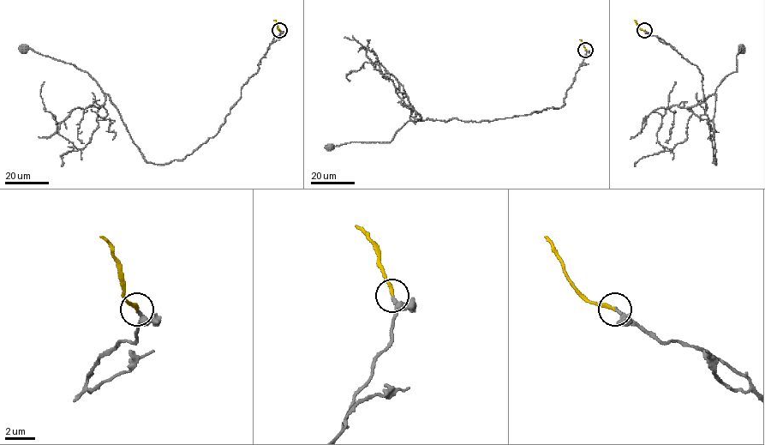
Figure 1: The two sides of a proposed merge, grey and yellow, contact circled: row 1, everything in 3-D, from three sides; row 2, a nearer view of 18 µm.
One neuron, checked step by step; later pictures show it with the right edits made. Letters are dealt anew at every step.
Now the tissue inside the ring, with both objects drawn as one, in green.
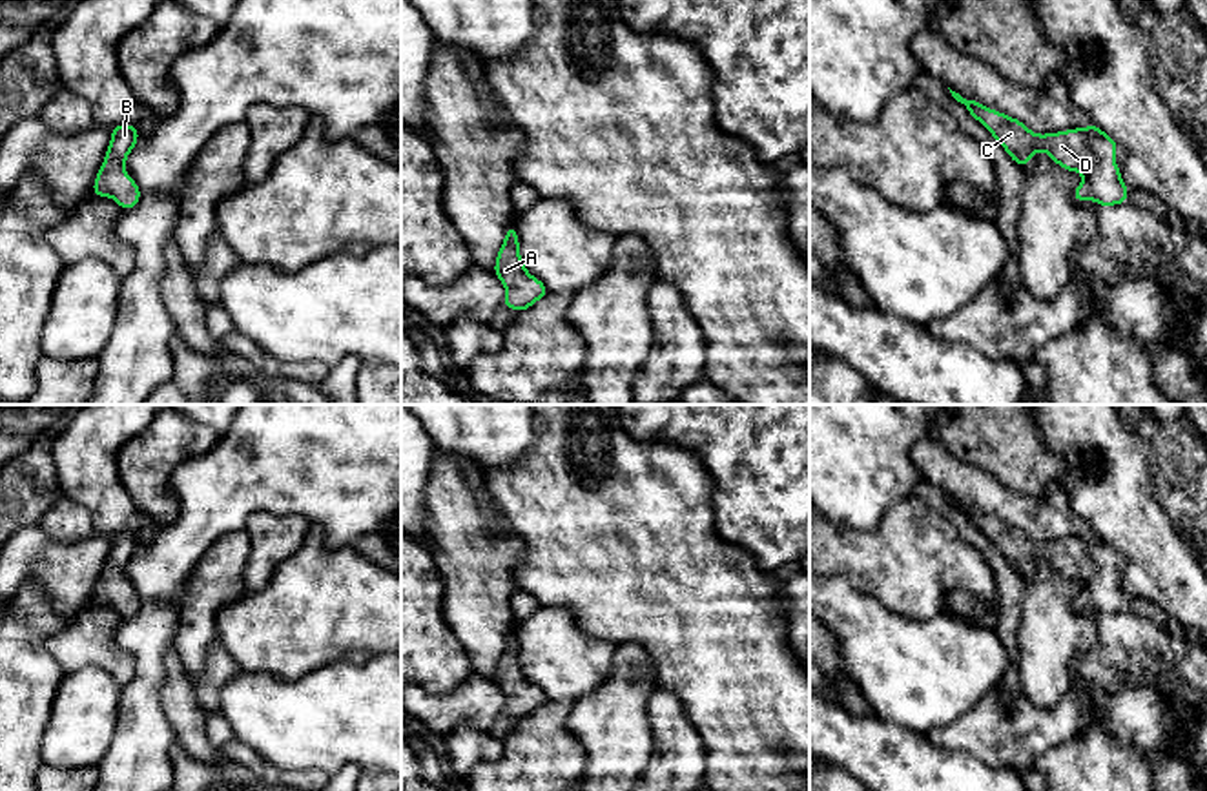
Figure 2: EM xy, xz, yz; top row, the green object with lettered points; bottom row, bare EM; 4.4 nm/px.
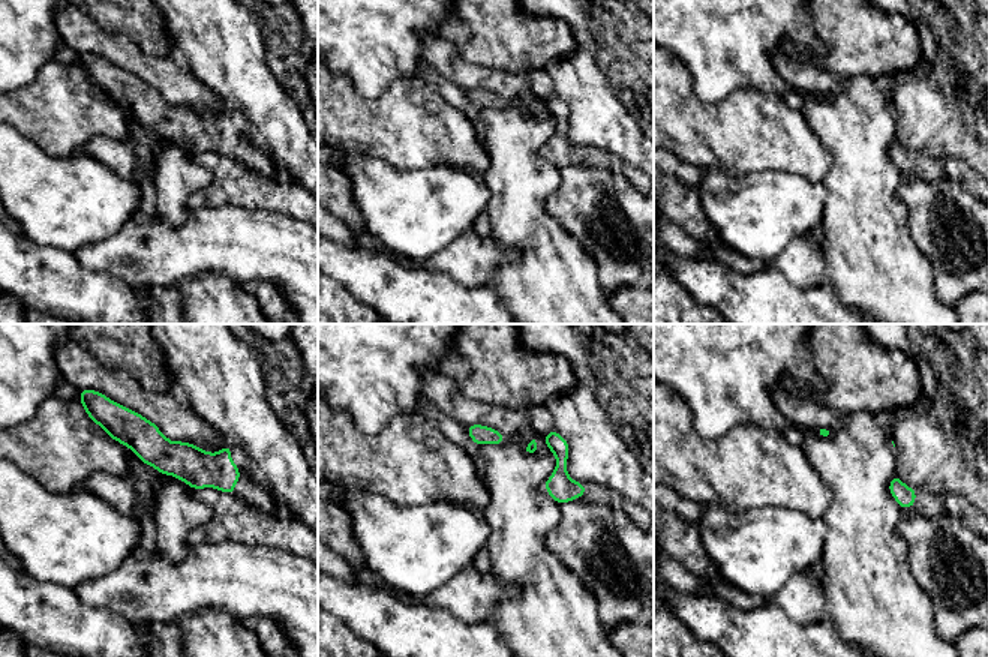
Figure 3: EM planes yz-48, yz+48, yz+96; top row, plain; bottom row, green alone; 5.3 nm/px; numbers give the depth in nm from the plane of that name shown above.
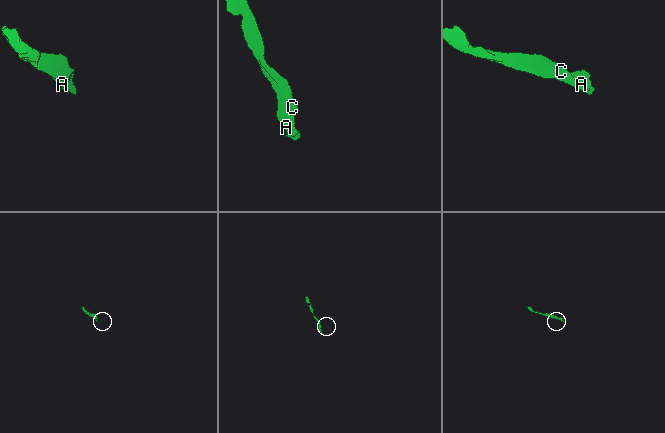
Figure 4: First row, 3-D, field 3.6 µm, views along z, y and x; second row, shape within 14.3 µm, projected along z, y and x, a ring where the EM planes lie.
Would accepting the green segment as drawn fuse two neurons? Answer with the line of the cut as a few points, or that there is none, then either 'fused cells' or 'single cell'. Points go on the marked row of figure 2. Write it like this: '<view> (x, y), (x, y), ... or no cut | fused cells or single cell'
no cut | single cell

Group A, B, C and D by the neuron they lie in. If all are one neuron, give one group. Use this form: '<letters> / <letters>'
A B C D

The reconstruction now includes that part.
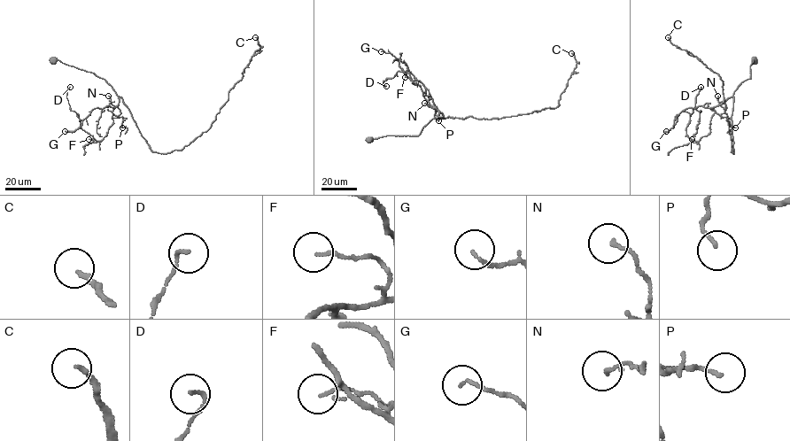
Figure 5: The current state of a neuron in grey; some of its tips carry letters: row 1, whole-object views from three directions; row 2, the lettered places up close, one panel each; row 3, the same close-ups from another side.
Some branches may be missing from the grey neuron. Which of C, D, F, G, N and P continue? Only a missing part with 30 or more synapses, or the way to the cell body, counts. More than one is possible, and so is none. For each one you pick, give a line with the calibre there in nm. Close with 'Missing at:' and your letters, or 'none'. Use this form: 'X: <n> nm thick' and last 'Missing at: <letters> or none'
C: 170 nm thick
Missing at: C

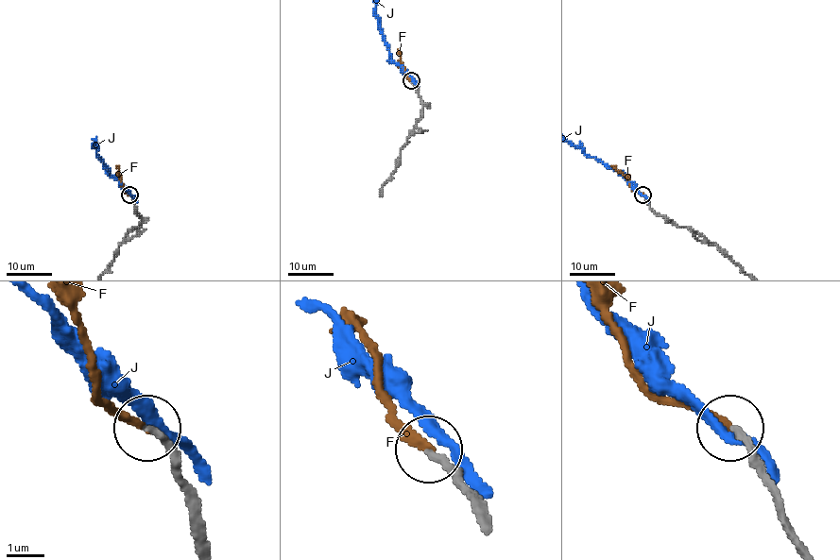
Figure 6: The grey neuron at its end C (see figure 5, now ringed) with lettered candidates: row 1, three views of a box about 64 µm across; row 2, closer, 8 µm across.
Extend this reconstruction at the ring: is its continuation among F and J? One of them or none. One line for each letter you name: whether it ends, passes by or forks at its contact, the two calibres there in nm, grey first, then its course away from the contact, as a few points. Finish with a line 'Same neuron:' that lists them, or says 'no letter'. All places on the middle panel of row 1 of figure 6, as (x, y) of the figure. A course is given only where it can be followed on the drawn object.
F: it ends there; 180 nm thick on the grey side, 220 nm on the other; it runs (411, 80), (404, 71), (397, 49)
Same neuron: F

